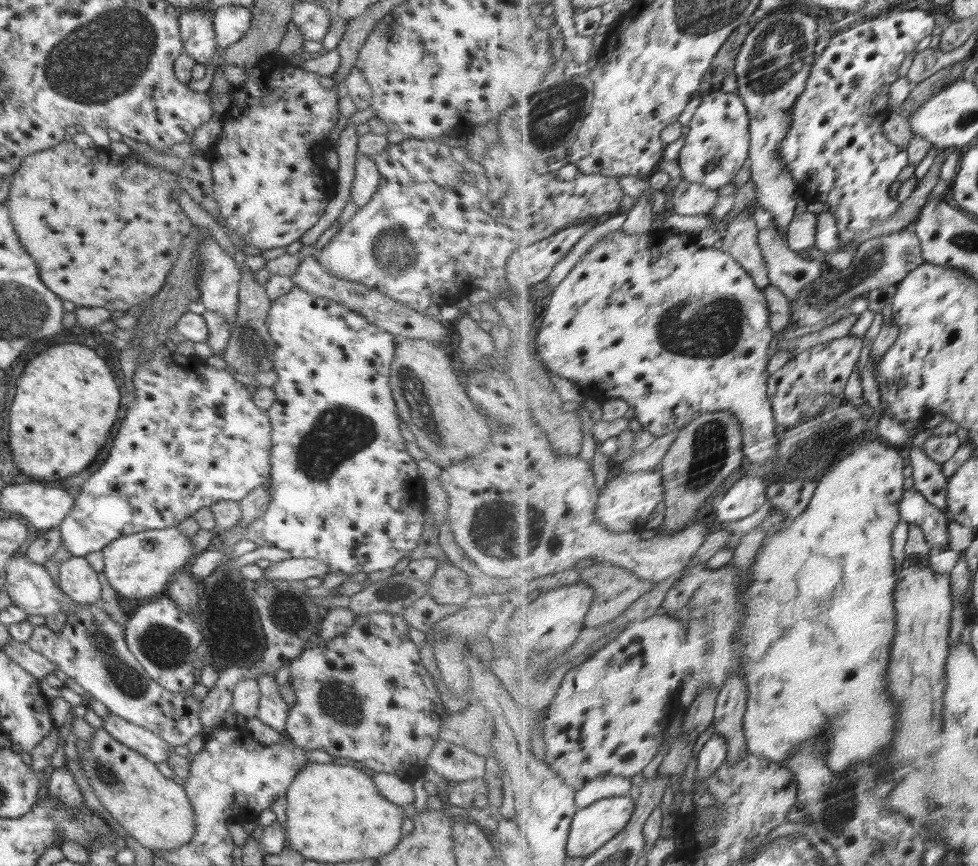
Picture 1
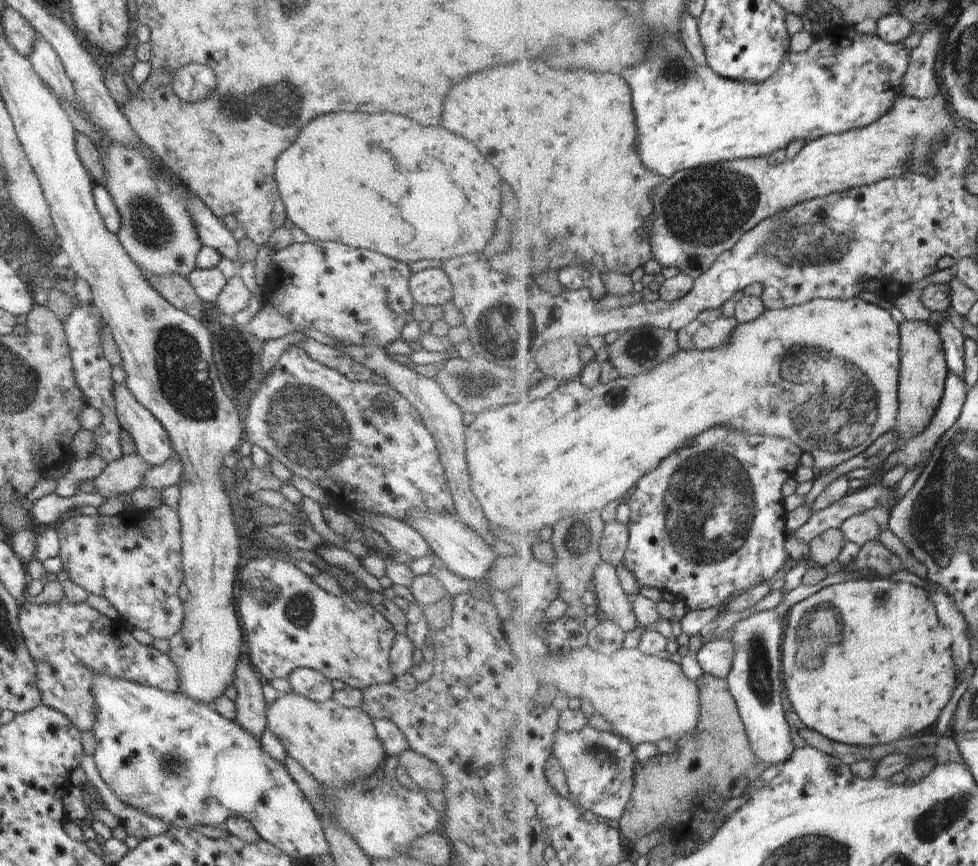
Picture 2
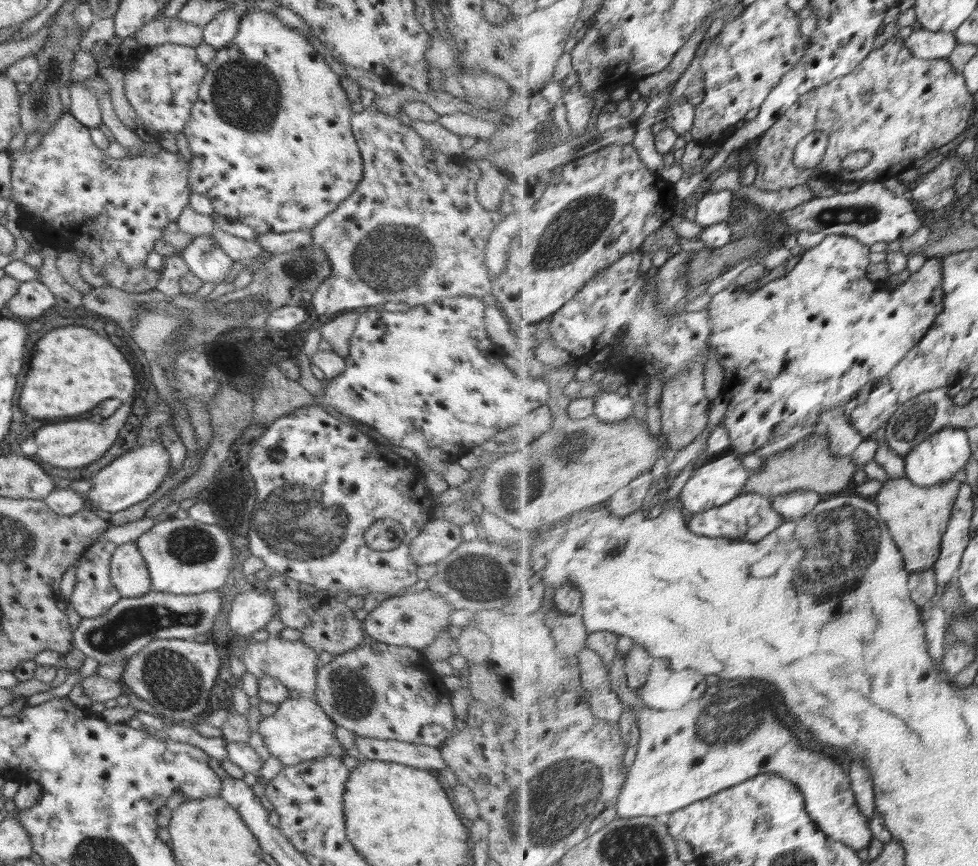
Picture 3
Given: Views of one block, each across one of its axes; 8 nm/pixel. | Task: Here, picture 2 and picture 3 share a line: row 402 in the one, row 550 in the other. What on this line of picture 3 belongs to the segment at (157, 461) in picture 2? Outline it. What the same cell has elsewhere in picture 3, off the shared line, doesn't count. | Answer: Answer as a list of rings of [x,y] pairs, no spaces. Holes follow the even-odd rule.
[[[135,541],[117,545],[111,558],[110,578],[121,598],[142,597],[153,590],[146,561]]]

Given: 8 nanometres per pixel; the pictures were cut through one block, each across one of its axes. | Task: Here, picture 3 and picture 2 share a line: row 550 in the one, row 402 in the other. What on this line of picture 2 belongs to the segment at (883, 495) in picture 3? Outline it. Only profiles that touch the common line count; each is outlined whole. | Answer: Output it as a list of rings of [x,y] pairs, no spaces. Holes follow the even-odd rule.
[[[905,320],[901,324],[901,335],[903,336],[903,366],[899,386],[901,411],[896,432],[898,437],[904,435],[908,441],[924,432],[934,420],[943,403],[947,380],[952,372],[947,361],[947,348],[937,325],[924,321]]]

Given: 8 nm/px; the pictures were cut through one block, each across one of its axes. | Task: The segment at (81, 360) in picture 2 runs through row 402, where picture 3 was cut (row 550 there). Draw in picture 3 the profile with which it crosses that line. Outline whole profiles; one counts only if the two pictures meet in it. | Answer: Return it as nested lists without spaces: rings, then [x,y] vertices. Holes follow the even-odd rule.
[[[99,540],[94,542],[85,550],[85,553],[77,560],[76,582],[72,591],[72,596],[68,599],[74,610],[83,618],[94,619],[108,613],[121,600],[120,594],[112,586],[110,578],[110,565],[113,552],[117,544],[111,540]]]

